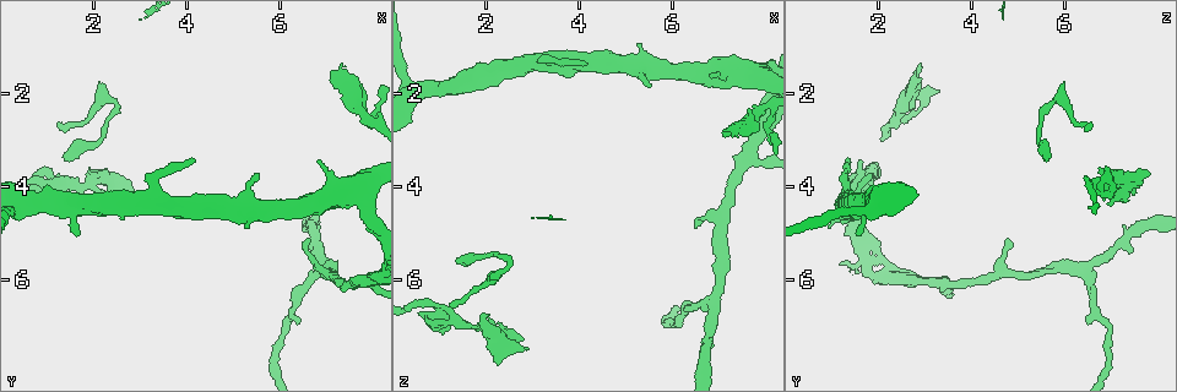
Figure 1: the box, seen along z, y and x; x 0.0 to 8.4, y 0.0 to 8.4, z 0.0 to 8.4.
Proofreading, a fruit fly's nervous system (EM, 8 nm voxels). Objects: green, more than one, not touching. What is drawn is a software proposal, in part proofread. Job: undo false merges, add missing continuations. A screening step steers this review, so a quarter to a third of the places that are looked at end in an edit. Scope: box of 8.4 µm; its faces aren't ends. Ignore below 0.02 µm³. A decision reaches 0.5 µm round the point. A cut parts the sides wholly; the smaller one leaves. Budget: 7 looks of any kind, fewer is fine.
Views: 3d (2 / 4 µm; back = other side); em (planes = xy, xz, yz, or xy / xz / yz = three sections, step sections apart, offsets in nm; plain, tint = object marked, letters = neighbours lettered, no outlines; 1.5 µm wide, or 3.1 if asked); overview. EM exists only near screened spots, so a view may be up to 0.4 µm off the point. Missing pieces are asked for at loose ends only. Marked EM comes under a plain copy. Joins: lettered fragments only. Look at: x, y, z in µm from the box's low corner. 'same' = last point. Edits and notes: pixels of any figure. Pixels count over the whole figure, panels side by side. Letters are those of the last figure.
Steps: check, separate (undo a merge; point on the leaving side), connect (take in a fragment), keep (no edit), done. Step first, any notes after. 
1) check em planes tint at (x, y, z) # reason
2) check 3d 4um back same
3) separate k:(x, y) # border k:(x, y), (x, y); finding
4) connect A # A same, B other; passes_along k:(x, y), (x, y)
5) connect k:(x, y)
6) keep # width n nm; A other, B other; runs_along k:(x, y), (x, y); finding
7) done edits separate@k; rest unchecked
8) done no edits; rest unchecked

check em yz step 4 letters at (2.10, 4.30, 6.85) # thin end

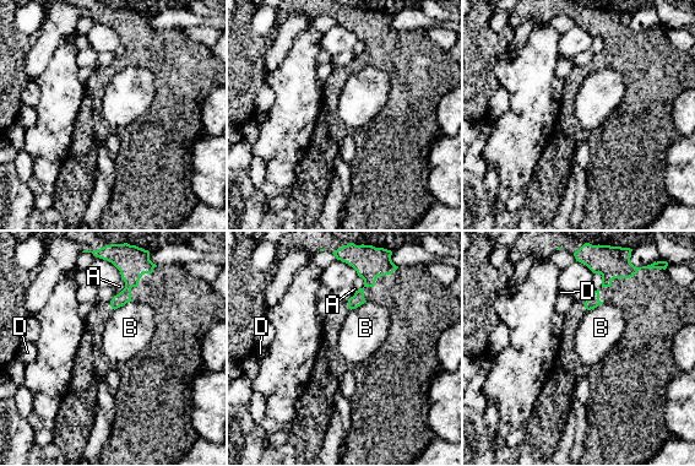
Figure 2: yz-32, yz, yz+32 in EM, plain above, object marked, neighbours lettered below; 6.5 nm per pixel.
check em planes letters same

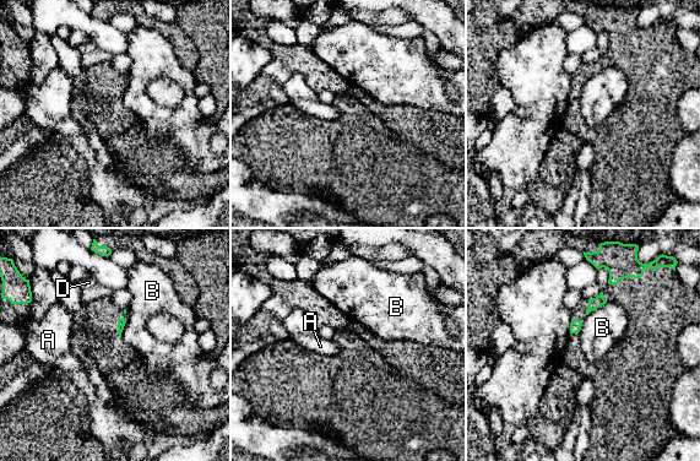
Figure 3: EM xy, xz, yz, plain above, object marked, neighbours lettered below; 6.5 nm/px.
keep # longest_contact B 130 nm; A other, B other, D other; none of them fits

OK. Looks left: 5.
check em planes letters at (6.65, 5.10, 4.80)

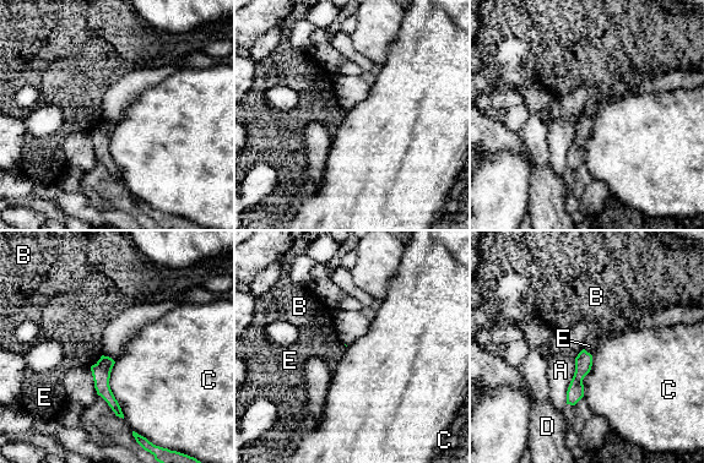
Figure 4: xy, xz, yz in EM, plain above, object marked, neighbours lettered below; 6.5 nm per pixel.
keep # A other, B other, C other, D other, E other; border 4:(114, 361), (109, 388), (124, 418); none of them fits

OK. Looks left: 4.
check em xy step 8 letters at (7.30, 1.40, 2.90) # branch stops here

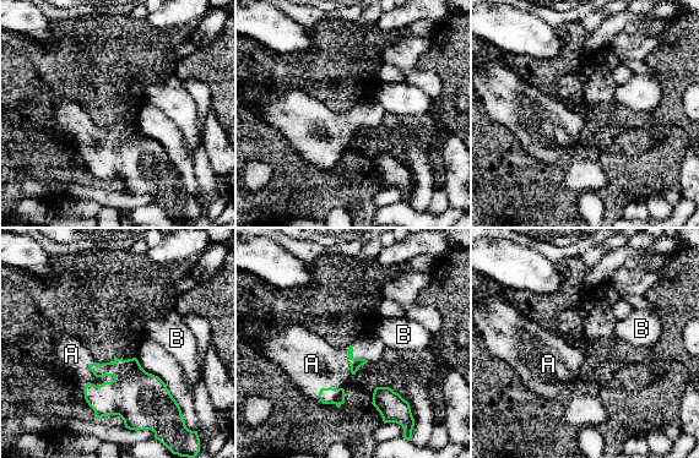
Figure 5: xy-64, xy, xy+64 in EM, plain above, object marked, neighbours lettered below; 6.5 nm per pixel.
check em planes letters same

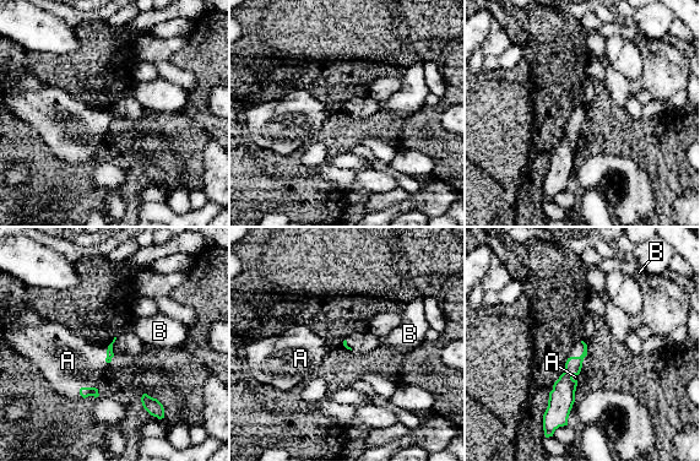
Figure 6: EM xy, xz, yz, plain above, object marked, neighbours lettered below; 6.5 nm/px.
connect A # longest_contact A 130 nm; A same, B other; it goes on there

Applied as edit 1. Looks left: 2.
done edits connect@6; rest unchecked

